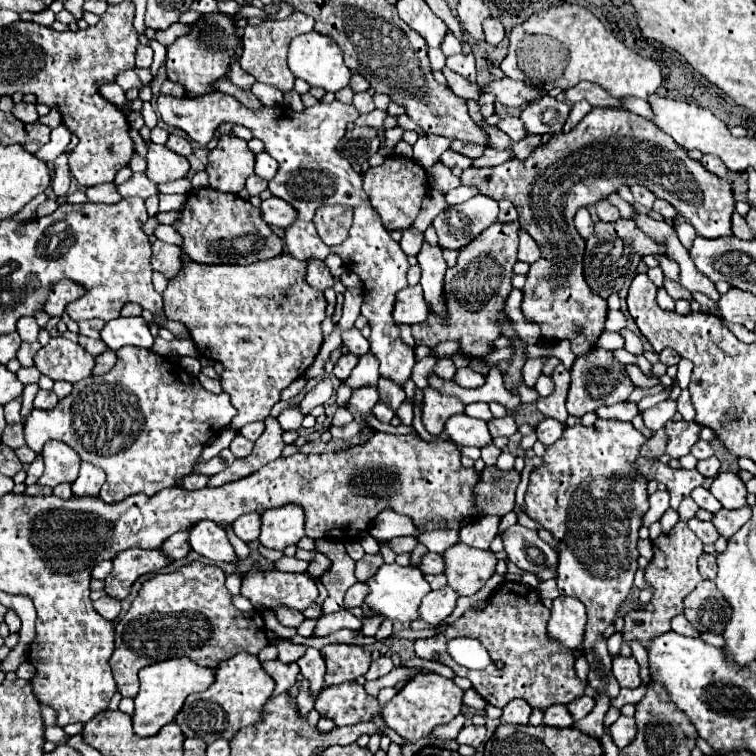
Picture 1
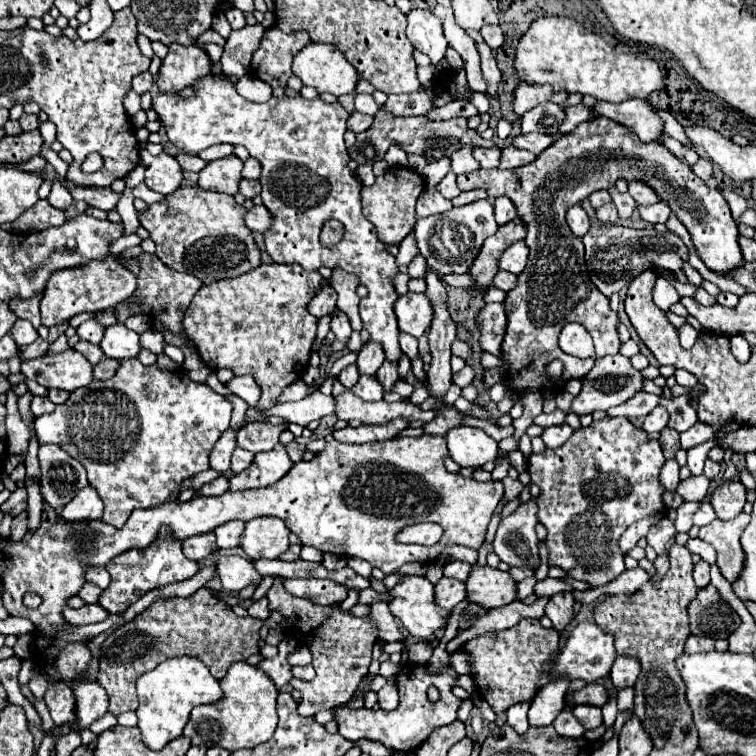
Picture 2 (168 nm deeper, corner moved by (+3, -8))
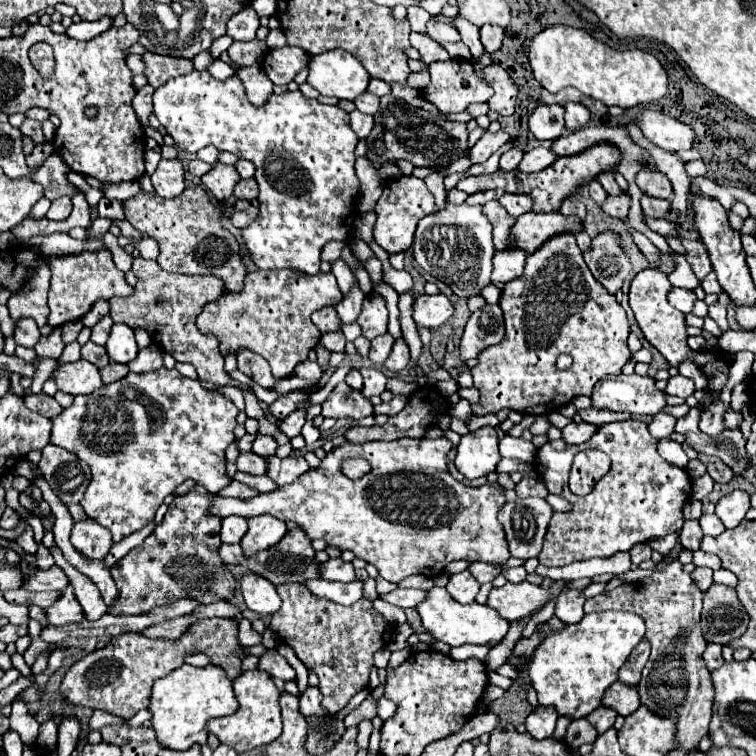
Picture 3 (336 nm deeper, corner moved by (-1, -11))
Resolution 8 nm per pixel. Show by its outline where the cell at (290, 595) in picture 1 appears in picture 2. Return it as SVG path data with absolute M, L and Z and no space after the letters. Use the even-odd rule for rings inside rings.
M284 578L286 592L294 596L302 596L314 604L336 604L342 602L348 594L348 588L342 584L336 584L332 580L298 580L298 578Z

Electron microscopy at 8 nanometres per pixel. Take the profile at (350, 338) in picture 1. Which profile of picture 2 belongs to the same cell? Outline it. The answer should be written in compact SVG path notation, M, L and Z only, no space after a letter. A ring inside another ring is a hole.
M334 312L332 314L332 332L334 332L336 340L348 344L352 328L350 328L350 322L348 322L348 318L346 318L344 312Z

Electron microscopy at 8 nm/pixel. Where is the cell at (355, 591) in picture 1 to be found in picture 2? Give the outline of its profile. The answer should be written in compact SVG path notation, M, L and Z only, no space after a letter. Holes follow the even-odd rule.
M372 588L362 590L360 596L358 596L358 604L372 604L372 602L378 602L378 600L390 602L390 596L388 596L388 594L378 594L378 592L374 592Z

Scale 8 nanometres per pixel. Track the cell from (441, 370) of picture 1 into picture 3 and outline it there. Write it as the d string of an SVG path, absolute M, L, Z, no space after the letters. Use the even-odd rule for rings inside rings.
M442 293L438 295L420 295L414 303L414 321L418 327L436 329L444 325L454 313L454 305Z

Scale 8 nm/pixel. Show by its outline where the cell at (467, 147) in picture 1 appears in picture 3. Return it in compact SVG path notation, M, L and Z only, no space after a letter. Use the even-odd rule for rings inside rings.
M518 147L508 149L508 151L502 153L502 157L500 157L500 169L502 169L502 171L514 171L514 169L518 167L518 163L522 161L522 155L524 155L524 151L518 149Z

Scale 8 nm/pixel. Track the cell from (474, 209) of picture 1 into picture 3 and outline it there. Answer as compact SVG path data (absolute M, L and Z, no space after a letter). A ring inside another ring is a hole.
M446 205L444 209L438 209L424 219L418 221L418 229L412 243L414 259L416 263L436 279L444 281L454 295L468 299L474 295L480 295L486 285L490 285L490 273L492 273L492 257L494 257L494 245L492 245L492 225L482 213L482 207L470 207L470 205Z

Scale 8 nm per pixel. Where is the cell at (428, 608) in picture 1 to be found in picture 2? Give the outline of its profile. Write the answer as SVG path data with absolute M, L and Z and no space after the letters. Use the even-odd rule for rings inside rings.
M442 578L436 584L436 604L440 608L452 610L456 604L460 604L466 598L466 586L460 580L452 580L452 578Z

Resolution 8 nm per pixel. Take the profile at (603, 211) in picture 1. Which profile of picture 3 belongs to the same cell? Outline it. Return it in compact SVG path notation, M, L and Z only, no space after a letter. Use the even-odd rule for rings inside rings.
M624 191L620 195L614 195L614 197L606 197L606 201L602 203L602 209L606 215L612 215L612 217L626 217L628 211L630 211L630 195Z

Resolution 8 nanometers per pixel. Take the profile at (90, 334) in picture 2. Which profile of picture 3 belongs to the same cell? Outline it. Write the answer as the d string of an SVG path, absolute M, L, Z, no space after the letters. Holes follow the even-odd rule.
M104 315L94 327L92 327L92 341L94 343L98 343L98 345L104 345L106 343L106 339L108 339L108 333L110 333L110 329L112 329L112 325L114 325L114 321L110 319L110 315Z

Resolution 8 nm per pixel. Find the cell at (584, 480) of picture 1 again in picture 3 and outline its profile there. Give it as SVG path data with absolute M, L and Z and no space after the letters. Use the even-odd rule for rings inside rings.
M628 419L628 421L602 425L598 429L598 433L582 445L566 445L562 439L558 439L558 441L548 441L544 447L538 449L536 471L544 479L548 491L568 499L574 505L570 515L566 515L566 513L554 513L552 515L552 521L550 521L548 531L544 535L544 547L538 555L538 561L542 565L564 567L564 565L570 565L574 561L586 561L592 557L610 557L618 551L630 551L638 543L646 543L646 541L652 541L652 539L658 539L658 537L664 537L668 533L682 529L682 523L684 523L682 507L690 499L690 491L692 491L690 475L684 469L666 463L656 451L656 443L658 441L650 435L648 425L644 421ZM584 449L604 451L612 459L612 467L600 479L600 483L594 487L592 493L578 497L578 495L572 495L568 491L568 473L570 473L570 465L572 465L574 455L578 451L584 451Z

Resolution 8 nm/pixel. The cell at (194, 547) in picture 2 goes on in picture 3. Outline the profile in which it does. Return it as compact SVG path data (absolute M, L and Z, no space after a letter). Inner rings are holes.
M302 527L290 529L288 535L284 535L280 543L276 543L274 547L268 547L266 551L260 551L258 555L252 555L250 559L246 559L242 555L242 547L238 543L234 543L234 545L224 543L220 547L220 557L226 563L242 565L250 573L268 579L272 585L282 585L282 583L302 583L302 585L306 585L306 579L320 579L320 561L316 561L314 555L316 555L316 551L312 547L312 541L306 537Z

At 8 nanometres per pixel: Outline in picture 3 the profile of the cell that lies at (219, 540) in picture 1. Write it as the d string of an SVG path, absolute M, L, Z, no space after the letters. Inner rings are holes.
M250 573L240 581L240 587L248 609L252 609L262 617L274 615L274 611L278 611L278 607L282 605L280 595L276 593L276 587L272 587L268 579L260 579L258 575Z

